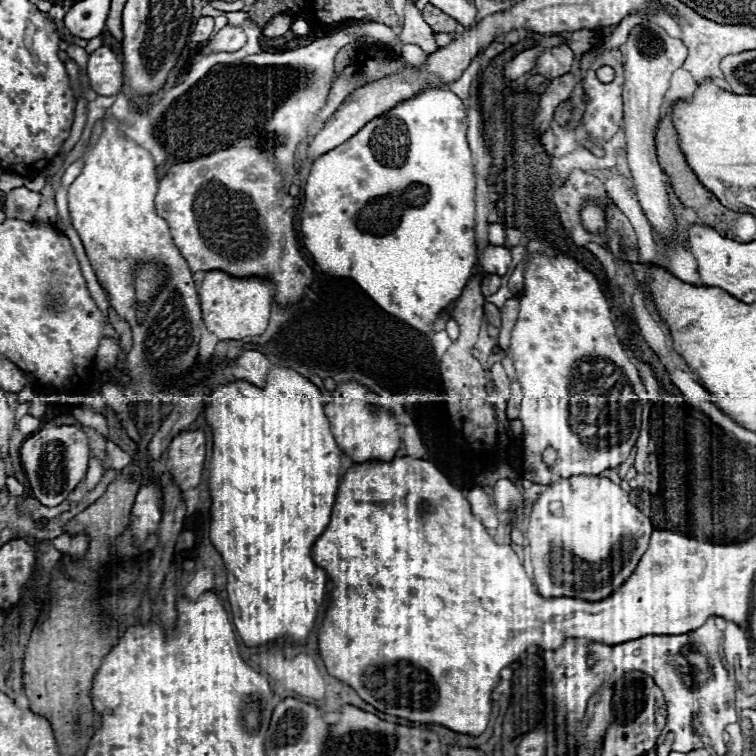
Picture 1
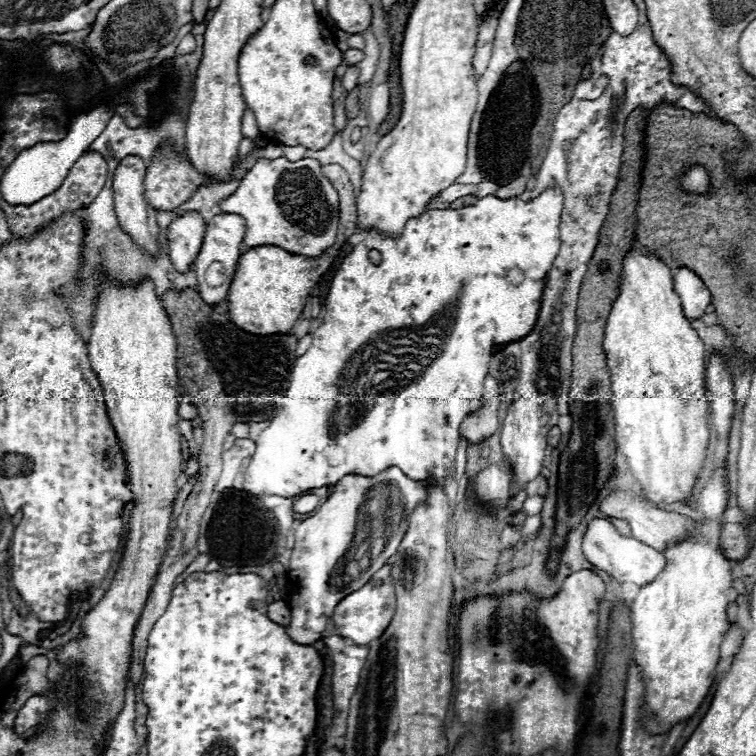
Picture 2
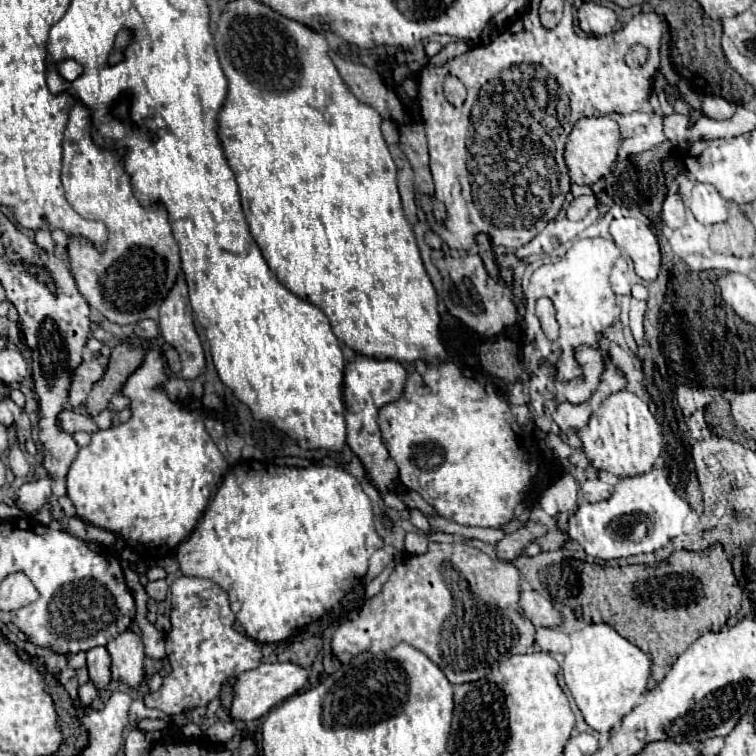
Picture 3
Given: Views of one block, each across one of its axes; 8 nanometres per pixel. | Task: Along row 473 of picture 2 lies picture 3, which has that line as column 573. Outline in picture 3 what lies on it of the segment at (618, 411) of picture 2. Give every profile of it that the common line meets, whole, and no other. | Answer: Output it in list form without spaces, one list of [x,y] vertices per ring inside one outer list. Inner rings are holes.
[[[588,624],[570,634],[572,648],[564,656],[562,674],[586,724],[596,732],[610,732],[638,704],[650,676],[648,656],[622,638],[610,624]]]

